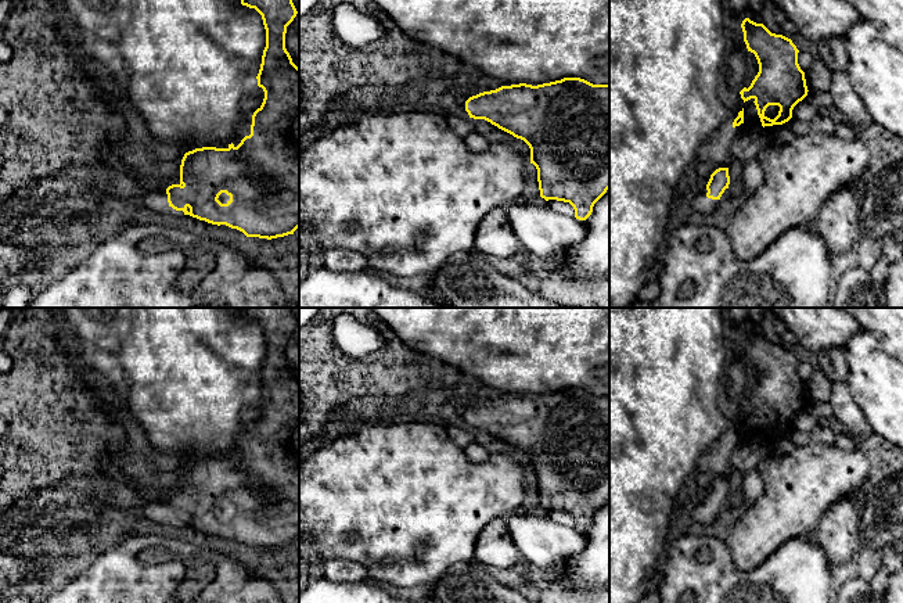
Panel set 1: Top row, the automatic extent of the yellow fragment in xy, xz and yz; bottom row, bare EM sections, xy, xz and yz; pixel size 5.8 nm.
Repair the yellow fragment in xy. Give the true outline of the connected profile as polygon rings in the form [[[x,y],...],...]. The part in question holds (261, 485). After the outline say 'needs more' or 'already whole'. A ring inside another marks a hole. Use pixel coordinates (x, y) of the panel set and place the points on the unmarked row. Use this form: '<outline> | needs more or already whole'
[[[242,308],[241,315],[255,319],[266,340],[266,358],[256,387],[263,399],[262,416],[252,426],[251,445],[235,457],[202,457],[184,464],[180,475],[180,493],[163,500],[148,502],[144,514],[159,524],[190,525],[212,535],[226,535],[242,542],[247,548],[277,549],[299,538],[299,378],[285,359],[287,337],[298,322],[291,308]]] | needs more

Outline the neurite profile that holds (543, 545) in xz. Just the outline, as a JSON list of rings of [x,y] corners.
[[[512,513],[506,523],[525,567],[537,575],[550,575],[587,545],[584,531],[553,523],[546,516]]]

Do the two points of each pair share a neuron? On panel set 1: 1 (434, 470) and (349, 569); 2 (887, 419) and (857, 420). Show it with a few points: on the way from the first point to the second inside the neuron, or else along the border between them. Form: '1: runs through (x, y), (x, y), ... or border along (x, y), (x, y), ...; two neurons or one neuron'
1: border along (323, 560), (359, 562), (366, 569), (367, 580); two neurons
2: border along (851, 391), (856, 405), (874, 431); two neurons

